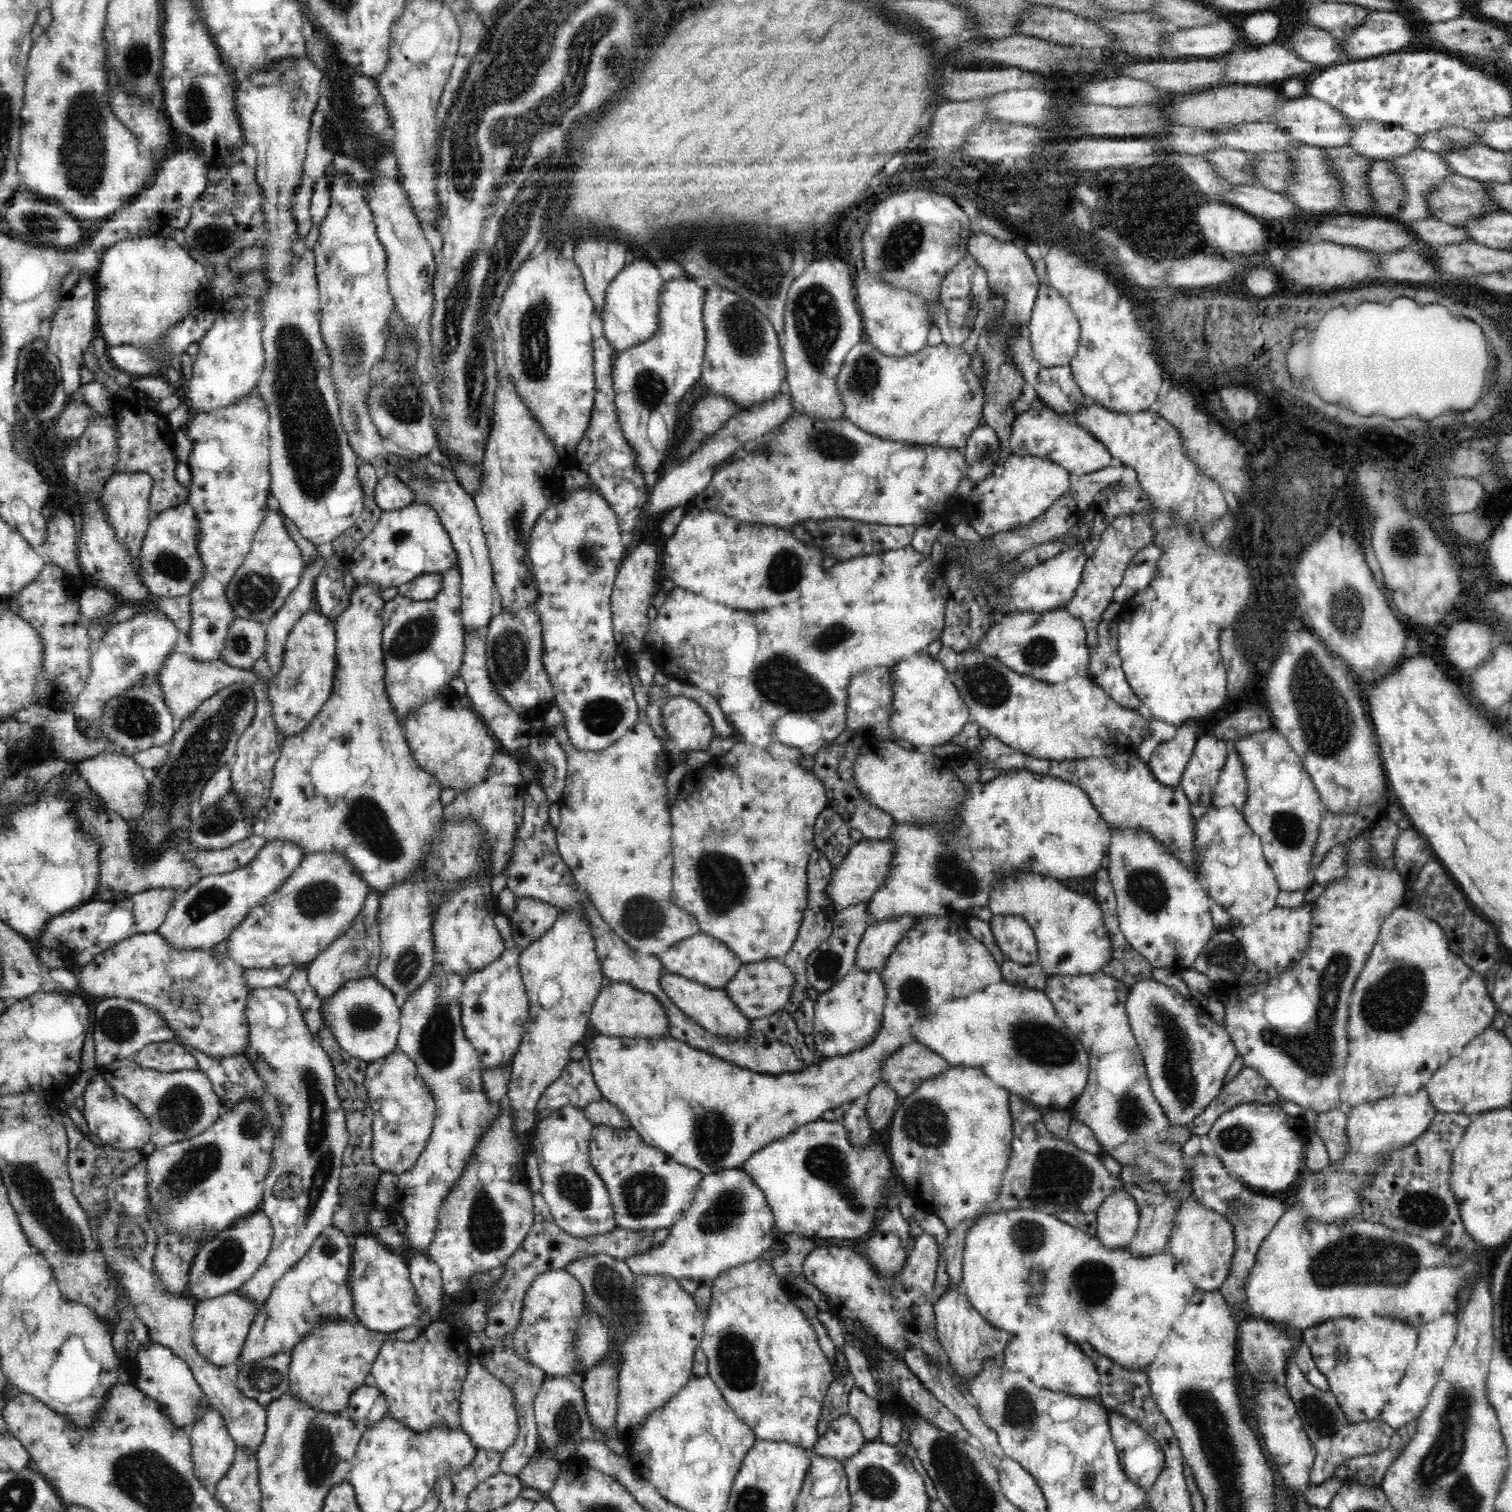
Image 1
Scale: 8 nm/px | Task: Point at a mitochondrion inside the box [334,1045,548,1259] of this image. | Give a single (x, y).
(486, 1228)

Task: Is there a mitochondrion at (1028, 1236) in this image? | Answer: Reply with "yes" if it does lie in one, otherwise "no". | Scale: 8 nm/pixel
yes

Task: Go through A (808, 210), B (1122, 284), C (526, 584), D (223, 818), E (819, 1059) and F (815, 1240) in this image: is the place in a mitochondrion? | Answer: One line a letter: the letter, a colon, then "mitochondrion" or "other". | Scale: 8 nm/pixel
A: other
B: other
C: mitochondrion
D: mitochondrion
E: other
F: other

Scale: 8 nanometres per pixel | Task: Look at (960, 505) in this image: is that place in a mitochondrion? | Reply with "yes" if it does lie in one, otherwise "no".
no

